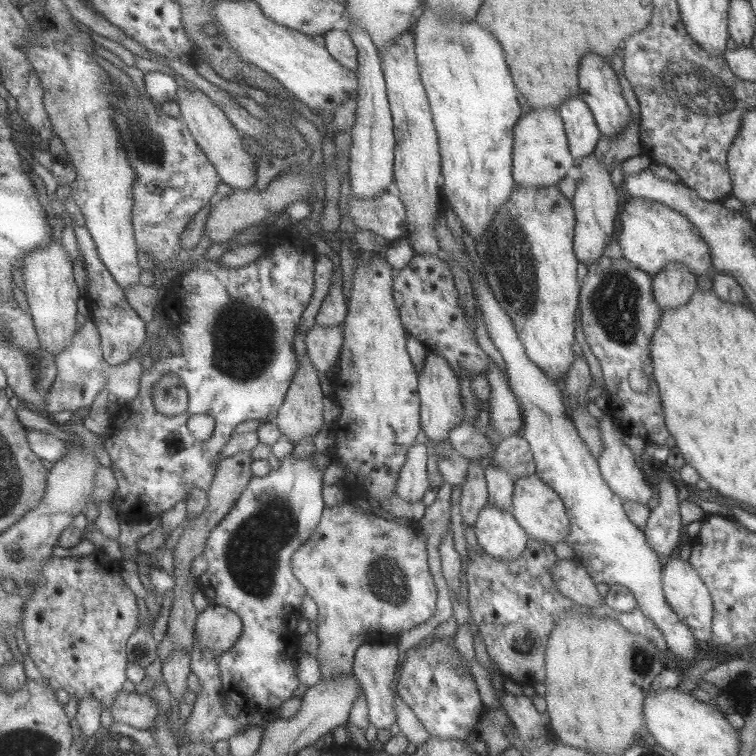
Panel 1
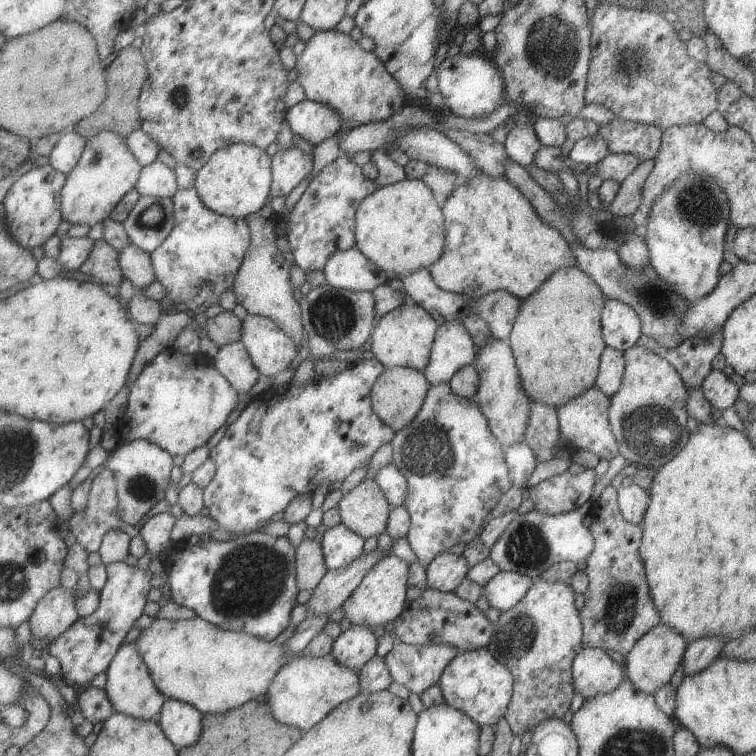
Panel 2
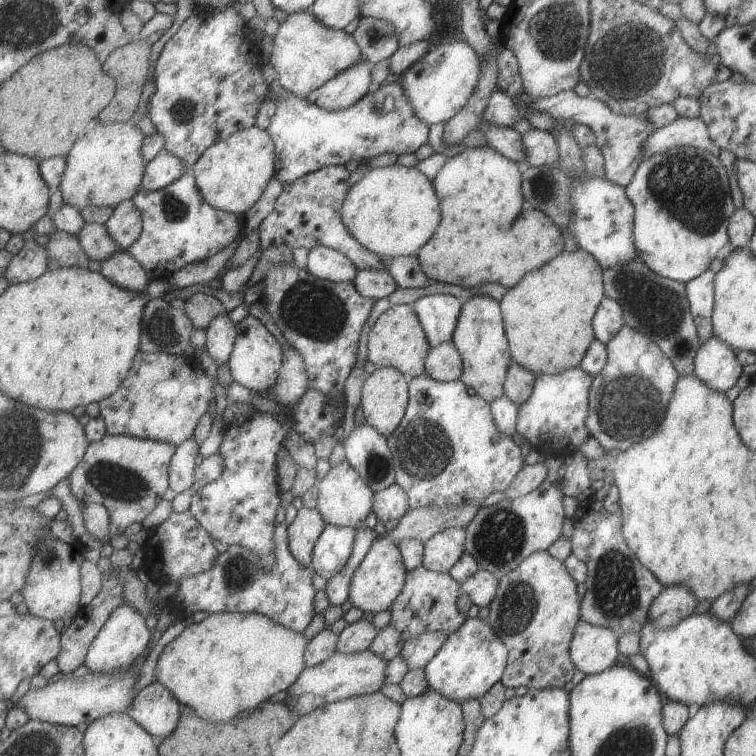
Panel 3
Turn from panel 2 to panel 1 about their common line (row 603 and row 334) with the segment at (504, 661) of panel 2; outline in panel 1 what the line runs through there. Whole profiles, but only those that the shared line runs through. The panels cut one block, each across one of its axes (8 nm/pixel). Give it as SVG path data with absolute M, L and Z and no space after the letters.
M514 184L511 195L499 206L498 211L494 212L475 246L479 261L487 274L489 289L511 320L527 359L557 384L565 380L567 369L571 367L571 362L575 361L571 343L574 341L575 309L578 308L580 290L576 274L578 261L573 253L575 224L572 203L561 194L558 186L524 188Z

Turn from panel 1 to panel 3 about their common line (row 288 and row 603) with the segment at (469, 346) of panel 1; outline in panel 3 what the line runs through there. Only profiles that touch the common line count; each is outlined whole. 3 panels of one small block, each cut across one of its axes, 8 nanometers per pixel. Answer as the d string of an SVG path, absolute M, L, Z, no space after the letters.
M422 566L406 571L402 592L389 608L390 622L403 636L410 639L430 632L454 633L467 620L456 605L460 584L447 573L425 570Z

